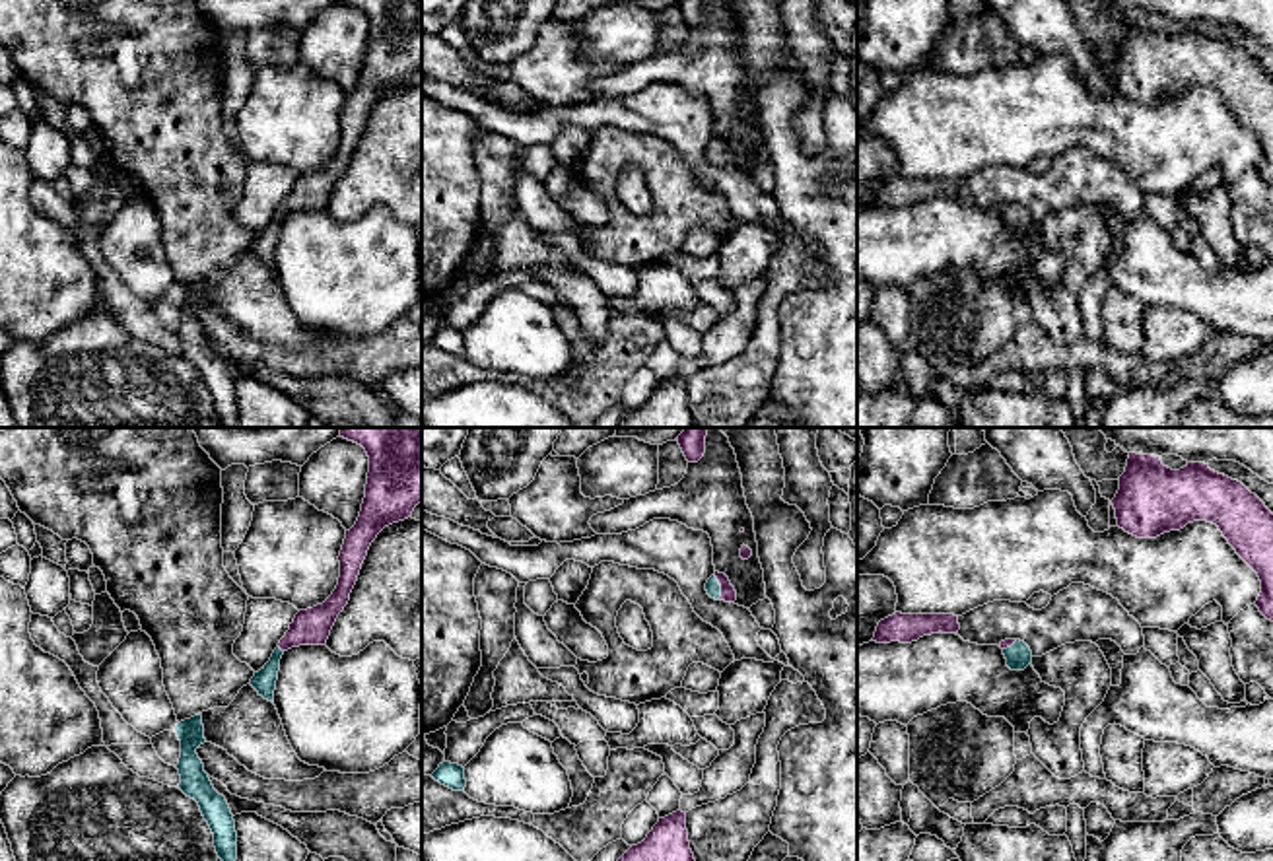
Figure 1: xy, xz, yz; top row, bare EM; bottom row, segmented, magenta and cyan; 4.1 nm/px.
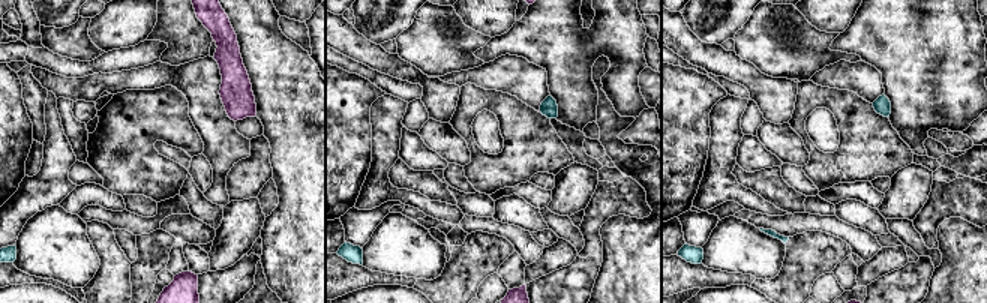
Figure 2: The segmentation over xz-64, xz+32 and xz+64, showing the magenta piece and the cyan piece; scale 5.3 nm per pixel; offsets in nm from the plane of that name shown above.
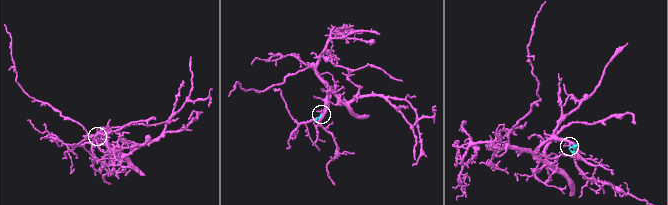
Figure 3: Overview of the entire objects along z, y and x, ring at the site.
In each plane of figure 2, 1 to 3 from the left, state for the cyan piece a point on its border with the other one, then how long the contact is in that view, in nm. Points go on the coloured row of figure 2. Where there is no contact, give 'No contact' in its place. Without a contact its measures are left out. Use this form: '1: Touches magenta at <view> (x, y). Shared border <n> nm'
1: No contact
2: No contact
3: No contact

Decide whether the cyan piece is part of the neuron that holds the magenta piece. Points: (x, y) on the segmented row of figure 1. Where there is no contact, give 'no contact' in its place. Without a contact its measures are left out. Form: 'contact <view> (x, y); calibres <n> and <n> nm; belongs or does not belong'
contact xz (722, 587); calibres 60 and 60 nm; belongs

